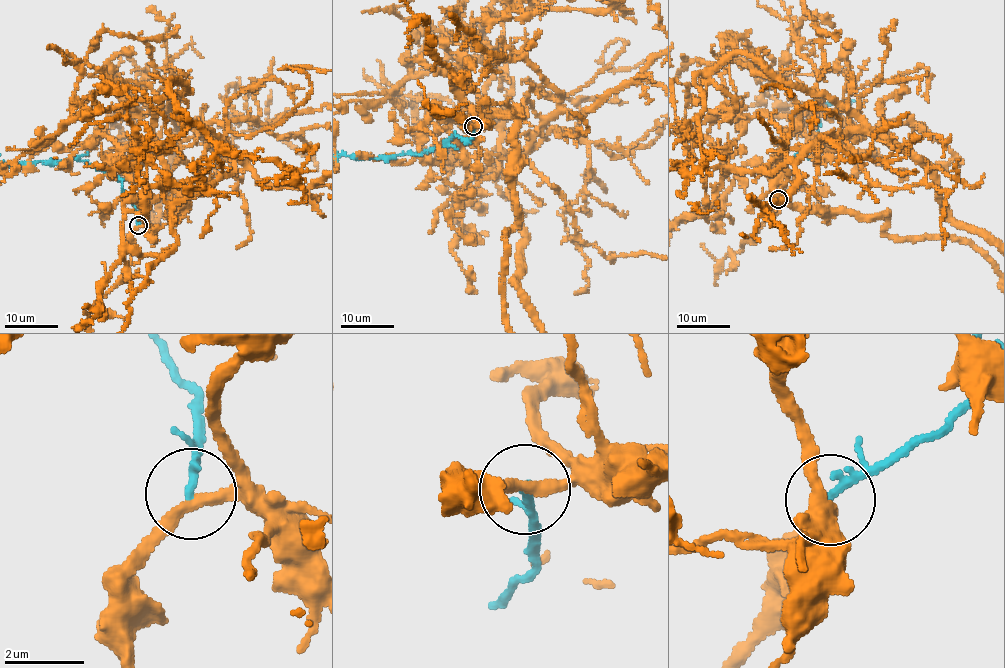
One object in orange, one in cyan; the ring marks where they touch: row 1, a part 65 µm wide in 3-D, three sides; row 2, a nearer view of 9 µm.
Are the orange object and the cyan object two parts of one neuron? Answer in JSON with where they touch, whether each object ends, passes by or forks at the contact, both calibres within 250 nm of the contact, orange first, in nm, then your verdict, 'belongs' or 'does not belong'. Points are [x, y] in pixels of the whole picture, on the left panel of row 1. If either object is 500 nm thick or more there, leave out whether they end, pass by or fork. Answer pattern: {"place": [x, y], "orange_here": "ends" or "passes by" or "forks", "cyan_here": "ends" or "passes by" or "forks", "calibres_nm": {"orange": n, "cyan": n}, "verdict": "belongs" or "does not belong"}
{"place": [138, 225], "orange_here": "passes by", "cyan_here": "ends", "calibres_nm": {"orange": 280, "cyan": 220}, "verdict": "does not belong"}

